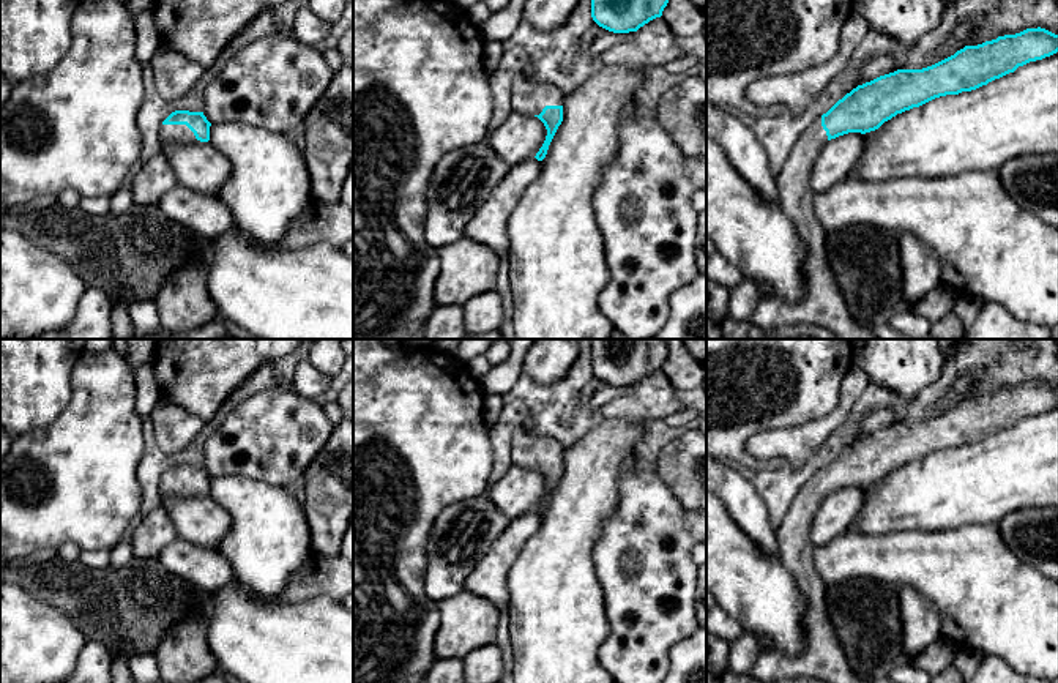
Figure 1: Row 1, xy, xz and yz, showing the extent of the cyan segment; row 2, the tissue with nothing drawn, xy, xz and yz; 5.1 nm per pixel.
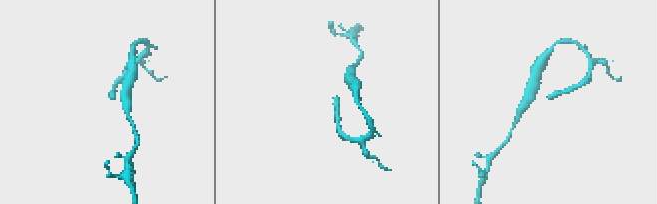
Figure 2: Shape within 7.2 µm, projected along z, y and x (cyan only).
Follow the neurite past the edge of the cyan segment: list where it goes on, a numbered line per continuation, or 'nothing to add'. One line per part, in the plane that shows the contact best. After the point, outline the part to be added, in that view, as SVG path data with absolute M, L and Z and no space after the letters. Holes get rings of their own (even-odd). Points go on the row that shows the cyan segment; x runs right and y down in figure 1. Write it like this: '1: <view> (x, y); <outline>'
1: xy (167, 133); M162 125L159 126L161 144L205 144L196 139L194 132L186 125Z

